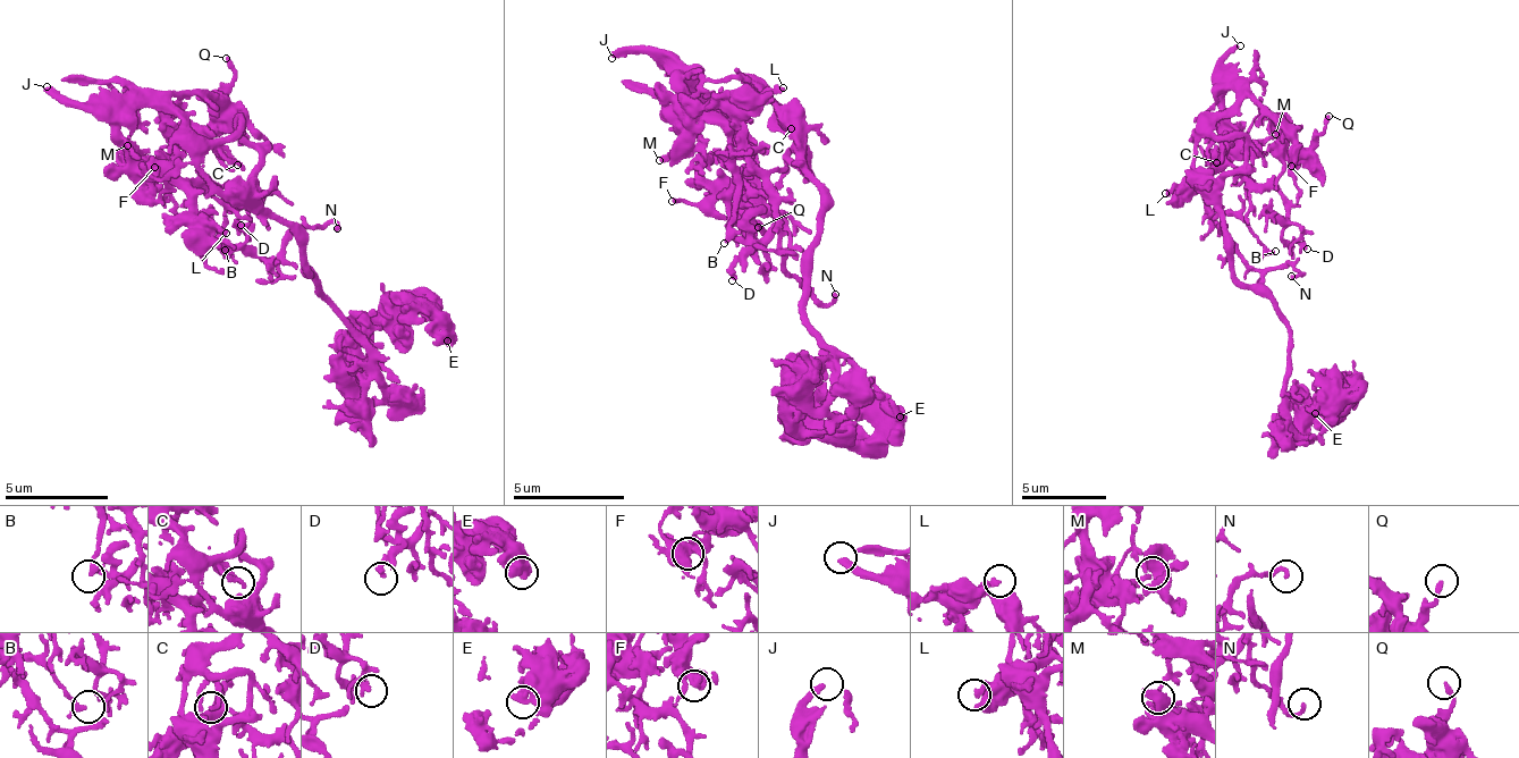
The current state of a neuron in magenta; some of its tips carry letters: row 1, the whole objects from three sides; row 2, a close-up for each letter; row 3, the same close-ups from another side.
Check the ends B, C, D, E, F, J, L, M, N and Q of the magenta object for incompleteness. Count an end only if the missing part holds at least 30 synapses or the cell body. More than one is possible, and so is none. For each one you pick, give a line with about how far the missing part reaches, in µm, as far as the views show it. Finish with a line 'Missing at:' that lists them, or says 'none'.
J: Missing length about 130 µm
Missing at: J

